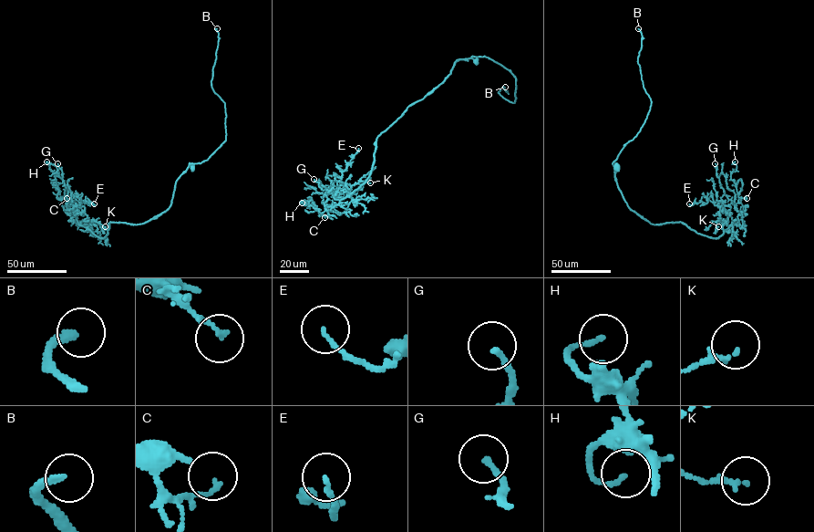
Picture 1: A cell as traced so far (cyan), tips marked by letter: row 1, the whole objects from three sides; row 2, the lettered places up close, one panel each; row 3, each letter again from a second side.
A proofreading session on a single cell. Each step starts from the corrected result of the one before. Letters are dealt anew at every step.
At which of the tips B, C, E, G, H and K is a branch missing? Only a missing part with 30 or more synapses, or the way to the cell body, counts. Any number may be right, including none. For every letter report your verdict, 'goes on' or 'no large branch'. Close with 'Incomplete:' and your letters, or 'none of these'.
B: goes on
C: no large branch
E: no large branch
G: no large branch
H: no large branch
K: no large branch
Incomplete: B

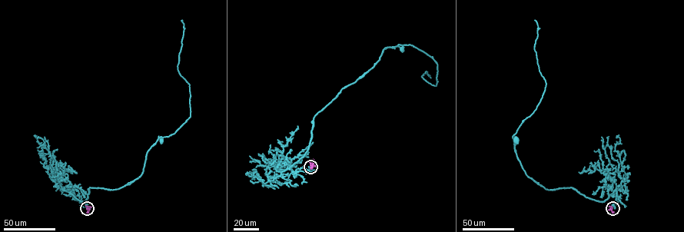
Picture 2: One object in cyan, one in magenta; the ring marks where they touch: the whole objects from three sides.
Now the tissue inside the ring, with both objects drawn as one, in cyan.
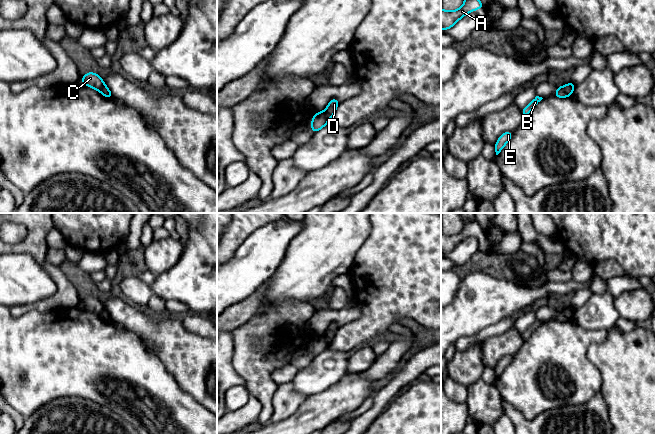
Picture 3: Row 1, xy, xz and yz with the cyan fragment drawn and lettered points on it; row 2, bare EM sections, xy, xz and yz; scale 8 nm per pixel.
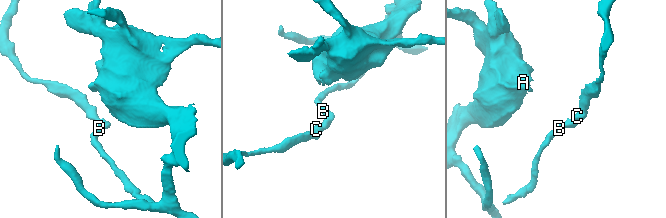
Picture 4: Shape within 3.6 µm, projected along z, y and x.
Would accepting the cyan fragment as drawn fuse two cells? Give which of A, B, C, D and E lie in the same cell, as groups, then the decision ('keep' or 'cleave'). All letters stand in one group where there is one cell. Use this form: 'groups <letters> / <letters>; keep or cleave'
groups A B D E / C; cleave

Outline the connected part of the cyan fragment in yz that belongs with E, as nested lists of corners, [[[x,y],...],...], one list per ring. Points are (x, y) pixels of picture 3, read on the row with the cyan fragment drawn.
[[[507,131],[500,135],[497,142],[495,143],[495,152],[498,155],[503,147],[508,143],[508,141],[512,138],[513,132]]]

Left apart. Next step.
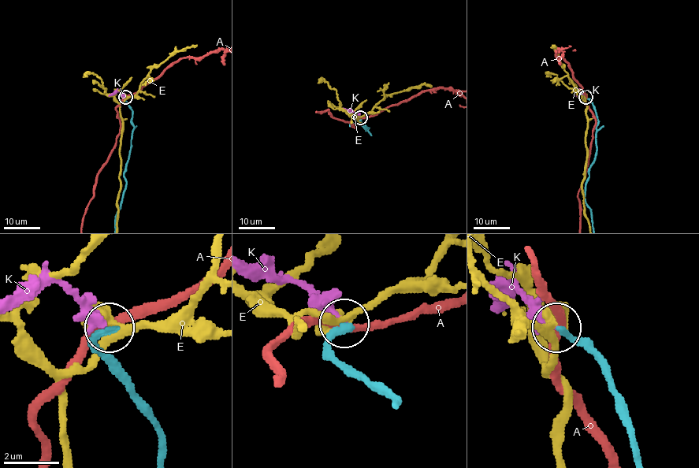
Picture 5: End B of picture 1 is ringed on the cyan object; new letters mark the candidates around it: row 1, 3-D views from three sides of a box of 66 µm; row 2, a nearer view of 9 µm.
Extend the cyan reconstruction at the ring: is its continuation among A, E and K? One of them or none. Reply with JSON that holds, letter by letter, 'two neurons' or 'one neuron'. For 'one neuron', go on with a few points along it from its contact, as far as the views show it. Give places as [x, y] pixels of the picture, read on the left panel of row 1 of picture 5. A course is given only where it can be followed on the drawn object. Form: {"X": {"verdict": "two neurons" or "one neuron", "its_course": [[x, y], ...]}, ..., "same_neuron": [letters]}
{"A": {"verdict": "two neurons"}, "E": {"verdict": "two neurons"}, "K": {"verdict": "one neuron", "its_course": [[125, 97], [119, 92], [108, 95]]}, "same_neuron": ["K"]}

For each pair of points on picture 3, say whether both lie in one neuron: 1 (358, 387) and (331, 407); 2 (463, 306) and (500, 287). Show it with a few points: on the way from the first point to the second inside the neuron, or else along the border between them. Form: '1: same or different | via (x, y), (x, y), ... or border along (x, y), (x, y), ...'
1: same | via (351, 391), (338, 400)
2: same | via (472, 306), (491, 296)

